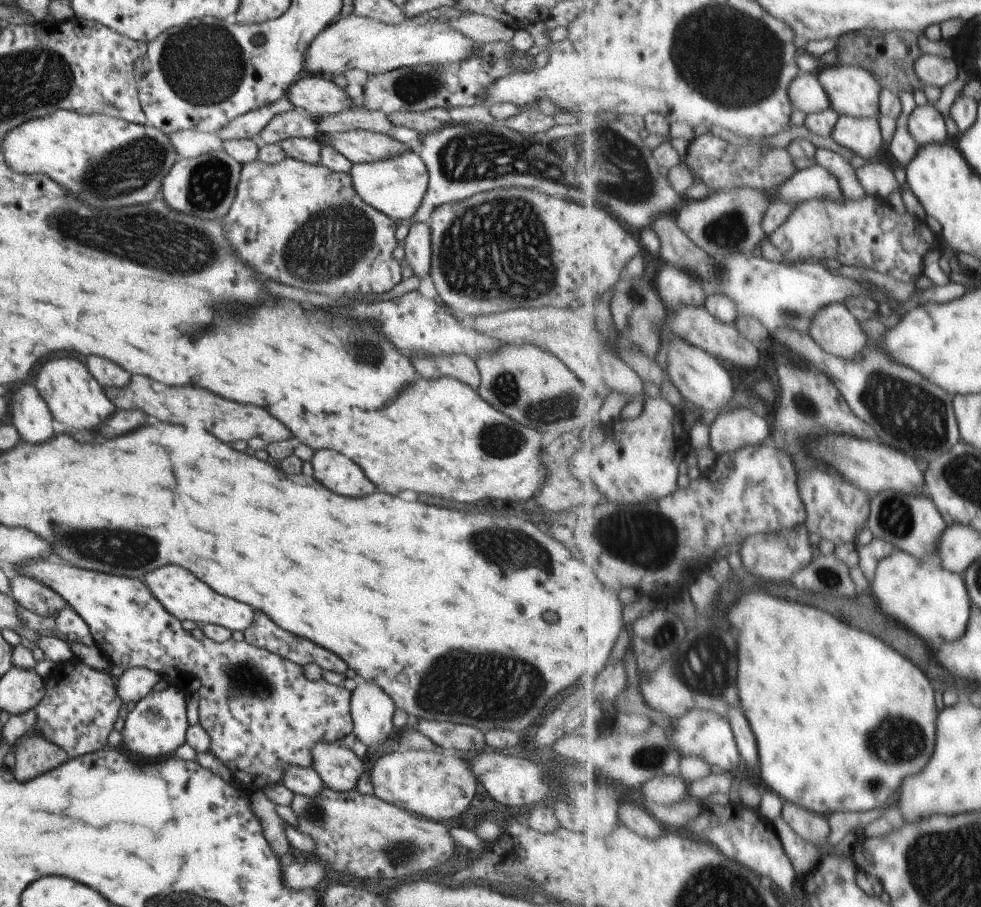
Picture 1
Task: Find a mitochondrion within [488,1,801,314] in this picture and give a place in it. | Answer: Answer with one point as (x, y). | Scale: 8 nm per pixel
(623, 173)

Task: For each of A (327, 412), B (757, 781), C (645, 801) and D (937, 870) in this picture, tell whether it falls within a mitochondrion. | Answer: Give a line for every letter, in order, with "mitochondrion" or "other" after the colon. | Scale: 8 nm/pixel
A: other
B: other
C: other
D: mitochondrion

